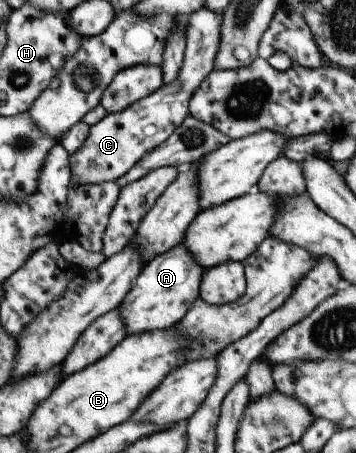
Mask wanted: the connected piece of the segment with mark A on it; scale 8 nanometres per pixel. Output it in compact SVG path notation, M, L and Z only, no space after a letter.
M183 244L172 247L144 264L117 308L125 336L174 327L198 297L203 272Z

